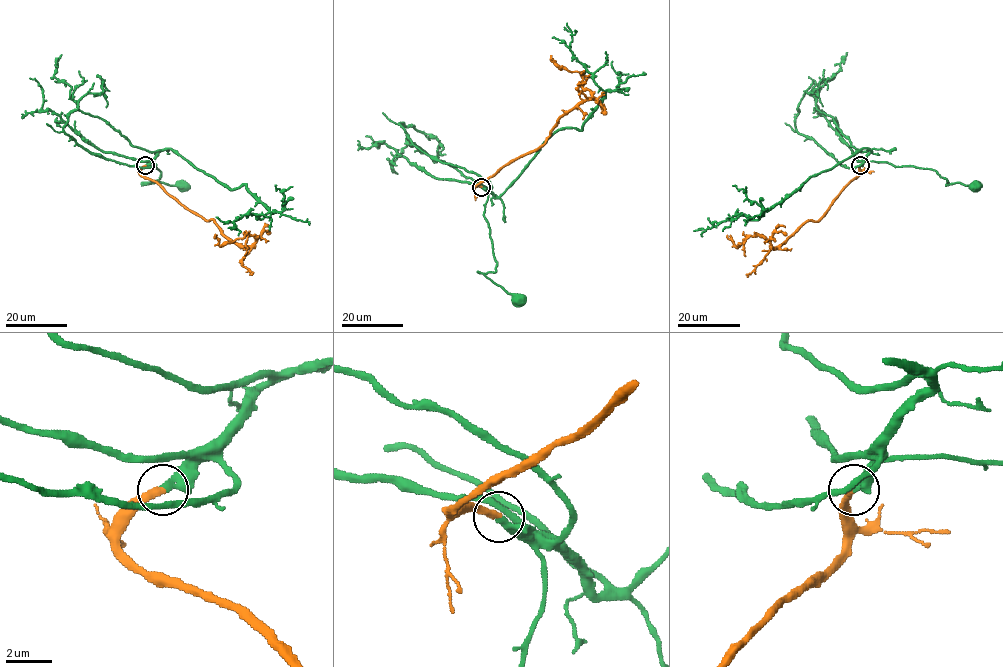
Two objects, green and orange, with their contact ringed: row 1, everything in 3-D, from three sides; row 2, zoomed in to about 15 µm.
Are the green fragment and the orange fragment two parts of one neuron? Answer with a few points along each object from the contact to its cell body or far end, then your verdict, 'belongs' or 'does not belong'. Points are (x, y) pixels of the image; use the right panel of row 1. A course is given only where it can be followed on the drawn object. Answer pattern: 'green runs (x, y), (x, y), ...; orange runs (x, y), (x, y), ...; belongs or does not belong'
green runs (860, 166), (869, 161), (928, 168), (950, 184), (975, 187); orange runs (860, 166), (856, 177), (818, 220), (804, 222), (777, 247), (759, 235), (748, 235), (736, 246), (727, 235); belongs

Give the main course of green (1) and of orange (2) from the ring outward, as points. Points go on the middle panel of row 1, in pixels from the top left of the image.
1: (482, 187), (488, 195), (484, 217), (497, 265), (496, 271), (485, 275), (519, 300)
2: (482, 187), (476, 185), (542, 145), (563, 115), (591, 98), (578, 72), (560, 68), (551, 56)

